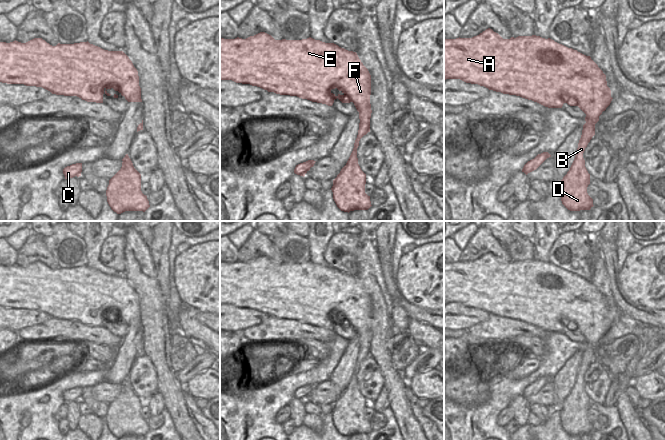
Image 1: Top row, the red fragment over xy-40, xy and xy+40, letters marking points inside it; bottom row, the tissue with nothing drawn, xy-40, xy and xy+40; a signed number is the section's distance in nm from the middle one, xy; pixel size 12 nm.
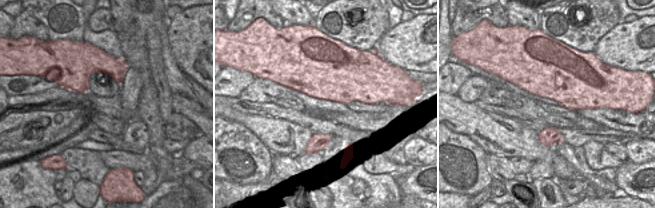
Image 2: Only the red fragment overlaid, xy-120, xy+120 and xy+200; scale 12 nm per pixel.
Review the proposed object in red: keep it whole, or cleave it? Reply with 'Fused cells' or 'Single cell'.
Single cell

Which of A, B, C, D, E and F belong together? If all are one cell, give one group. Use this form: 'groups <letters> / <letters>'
groups A B C D E F

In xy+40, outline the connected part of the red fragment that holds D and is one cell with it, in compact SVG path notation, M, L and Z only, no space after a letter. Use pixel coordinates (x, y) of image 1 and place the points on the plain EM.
M488 252L472 262L444 263L444 304L460 303L489 314L516 319L548 332L562 332L564 327L578 330L585 338L586 347L578 367L574 385L559 406L562 428L570 435L590 434L593 423L587 417L590 398L585 391L583 377L595 359L599 340L612 325L606 299L591 283L577 274L540 260L518 260L503 263Z

